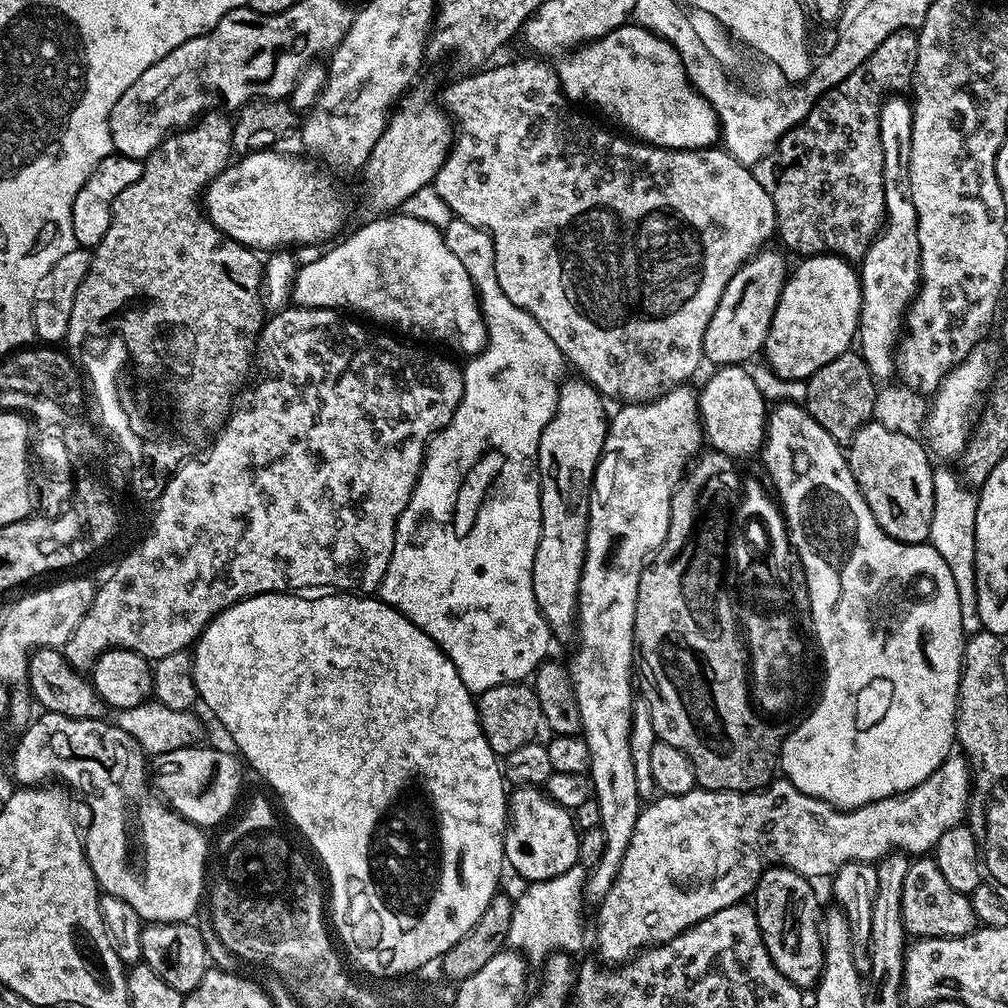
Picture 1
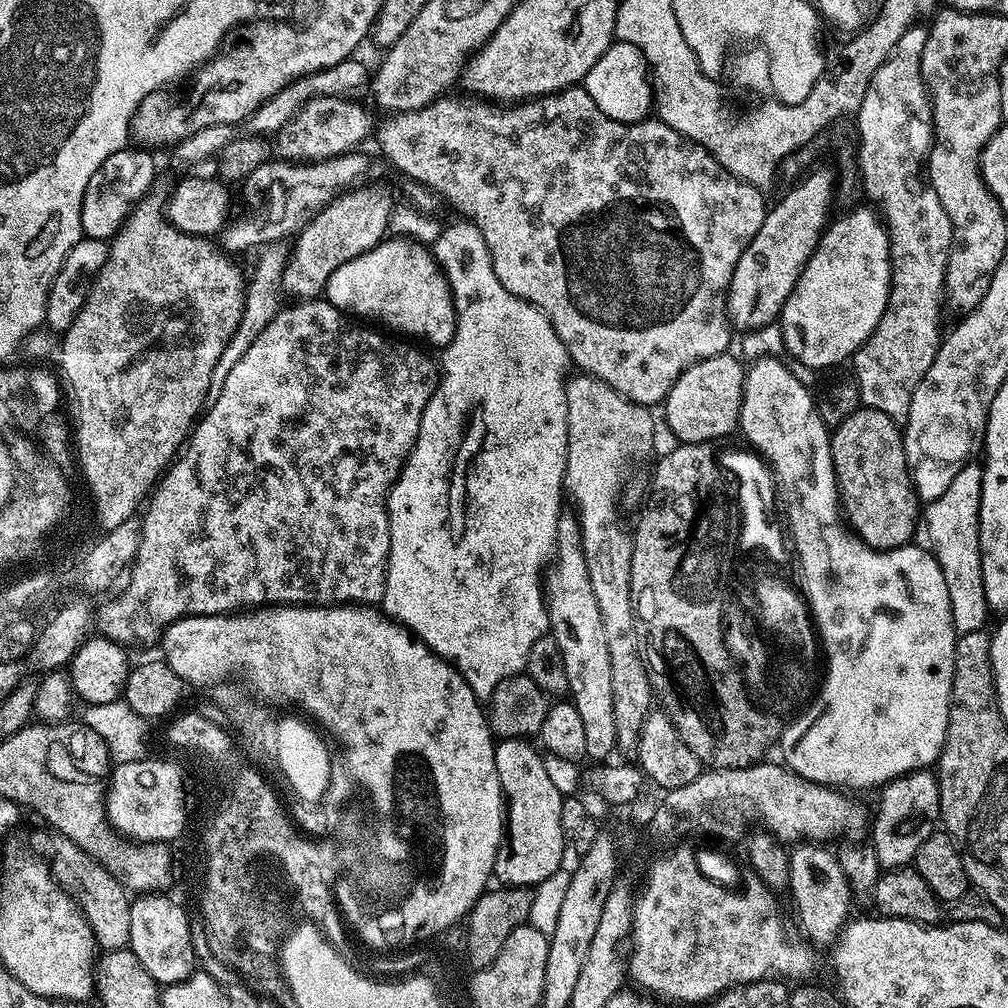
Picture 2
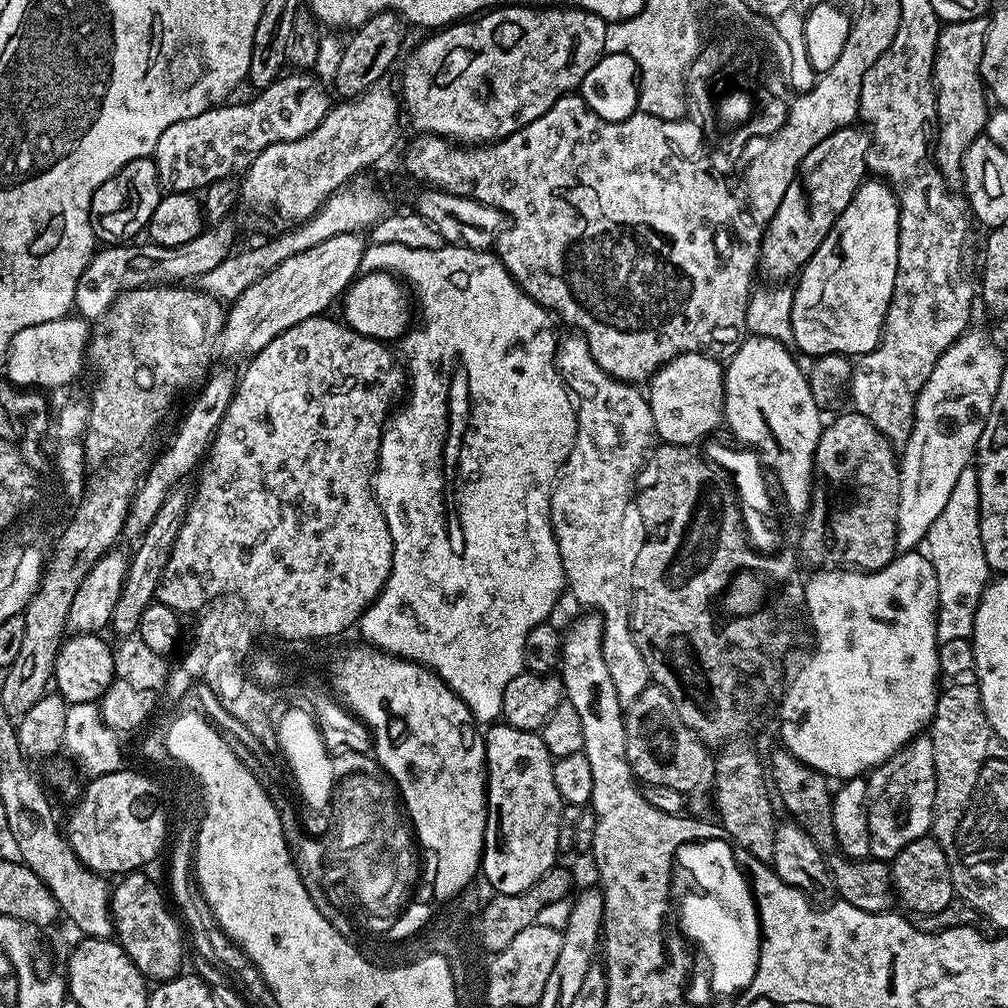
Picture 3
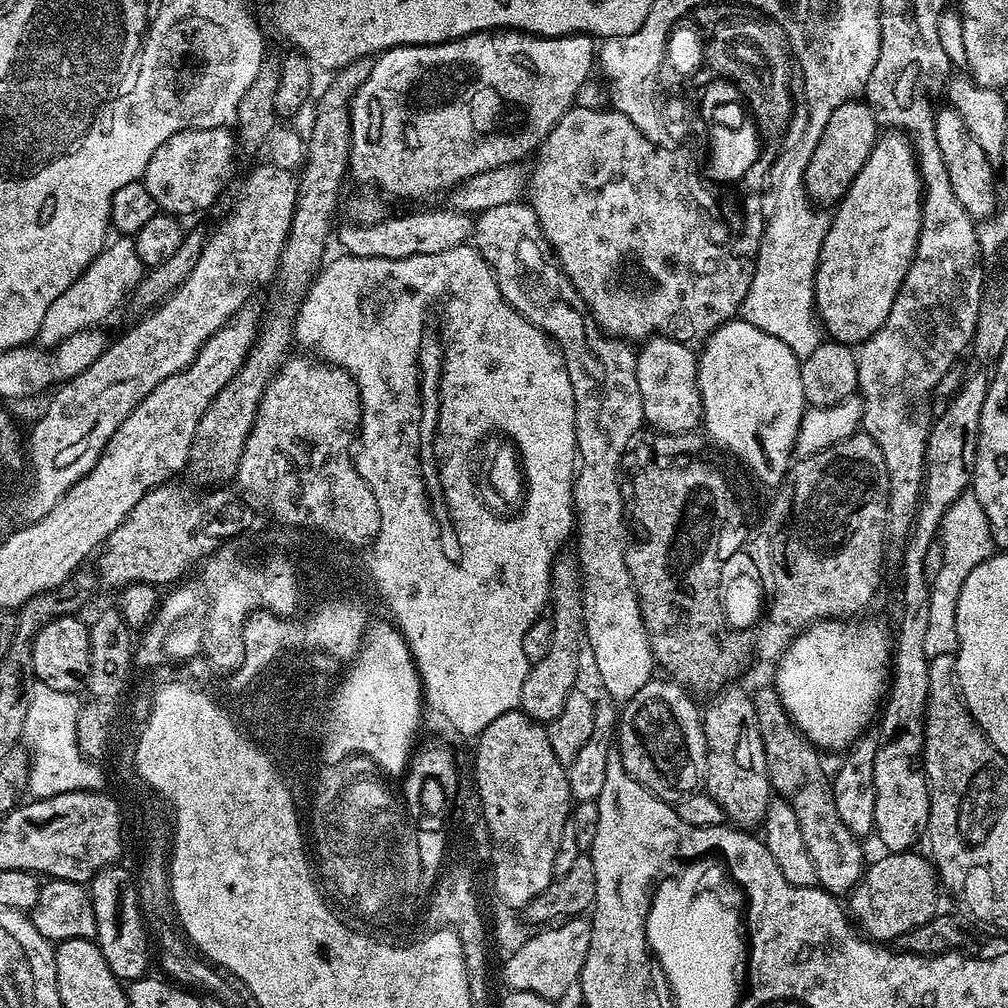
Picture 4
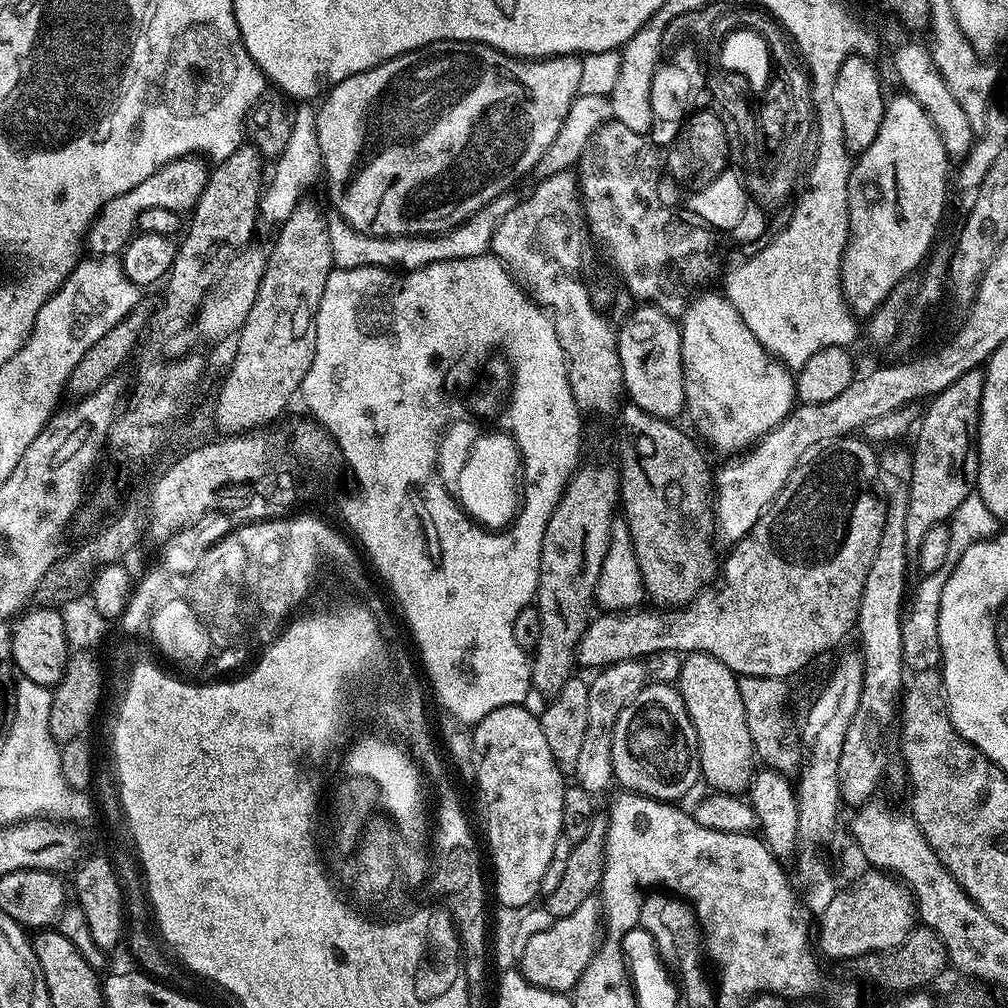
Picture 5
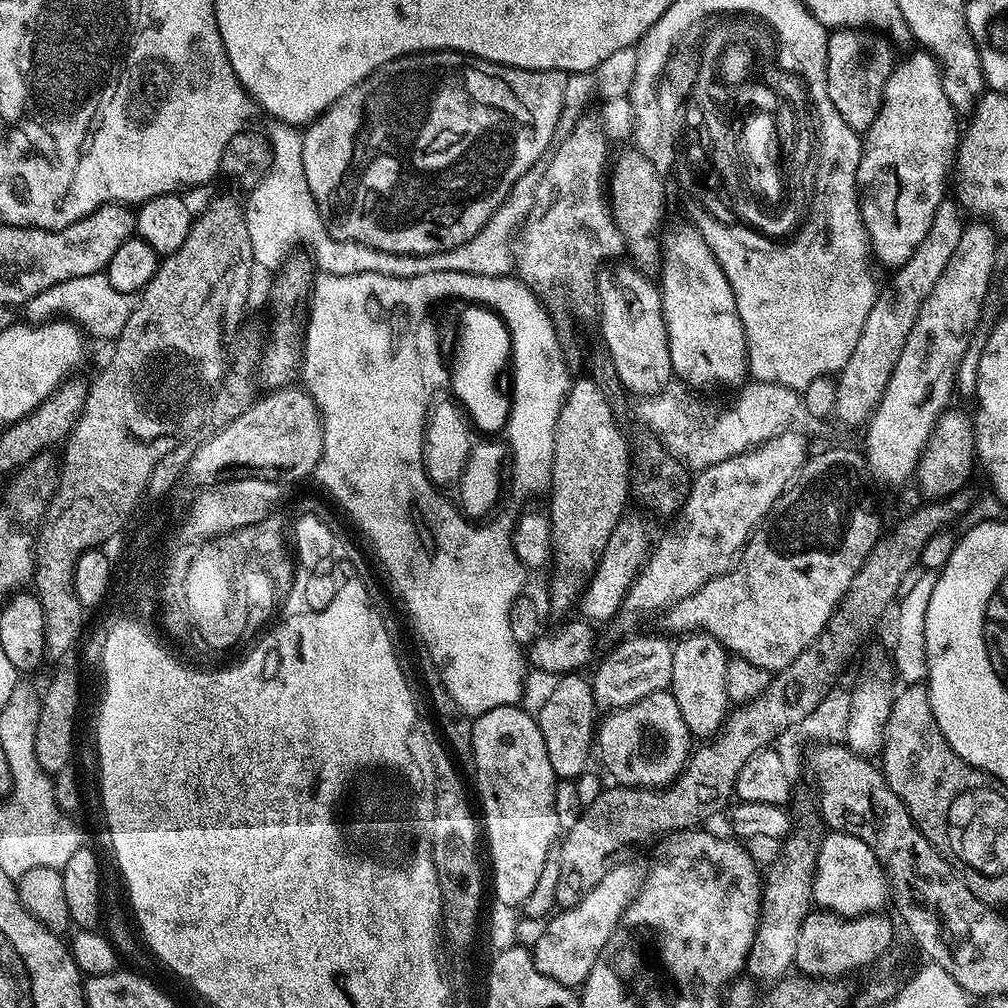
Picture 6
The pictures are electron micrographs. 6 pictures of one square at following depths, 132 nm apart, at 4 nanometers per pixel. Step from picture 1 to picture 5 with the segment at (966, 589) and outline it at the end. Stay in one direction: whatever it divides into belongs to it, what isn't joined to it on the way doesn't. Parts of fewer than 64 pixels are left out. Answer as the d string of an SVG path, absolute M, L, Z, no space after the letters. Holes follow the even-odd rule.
M973 494L962 501L962 506L958 506L958 510L954 510L952 519L947 521L947 528L948 561L946 564L938 565L929 576L921 578L920 586L916 590L913 602L911 599L910 609L907 611L902 628L902 658L905 669L912 674L941 667L942 646L938 638L938 610L942 606L942 590L950 578L952 565L960 561L961 554L970 546L983 540L991 540L1001 531L1002 524L994 514L990 514L990 506L986 506L986 502L982 502L978 494Z

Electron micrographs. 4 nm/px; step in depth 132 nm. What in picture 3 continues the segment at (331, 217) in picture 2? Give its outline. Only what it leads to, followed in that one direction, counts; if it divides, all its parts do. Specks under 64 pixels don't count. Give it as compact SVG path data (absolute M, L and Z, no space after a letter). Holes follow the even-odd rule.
M359 232L334 234L334 238L326 238L326 242L318 242L318 246L310 246L310 250L302 250L302 254L294 254L294 258L286 258L282 266L270 270L254 286L246 289L238 299L231 301L224 318L224 329L218 341L219 355L229 356L236 360L239 356L251 358L261 352L278 334L290 330L290 326L298 326L298 322L306 322L306 318L314 318L329 311L332 303L339 301L348 290L348 285L356 279L361 271L360 263L366 247L366 240Z

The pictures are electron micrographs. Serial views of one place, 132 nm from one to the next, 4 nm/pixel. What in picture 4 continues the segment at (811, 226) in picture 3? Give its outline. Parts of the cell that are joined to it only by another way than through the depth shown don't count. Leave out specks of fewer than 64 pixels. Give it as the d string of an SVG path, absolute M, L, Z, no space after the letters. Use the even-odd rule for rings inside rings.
M859 99L848 100L842 106L838 106L834 114L830 114L830 122L826 124L826 130L804 175L804 190L812 199L813 205L839 205L840 199L848 193L848 187L854 182L854 178L858 178L858 170L866 166L870 150L876 145L877 139L878 125L867 103Z

